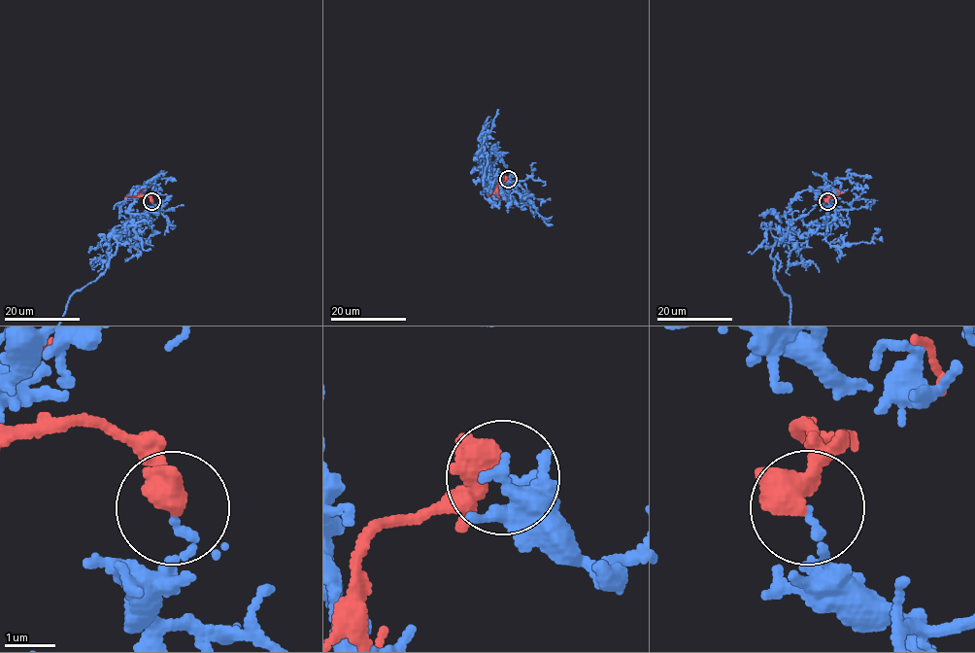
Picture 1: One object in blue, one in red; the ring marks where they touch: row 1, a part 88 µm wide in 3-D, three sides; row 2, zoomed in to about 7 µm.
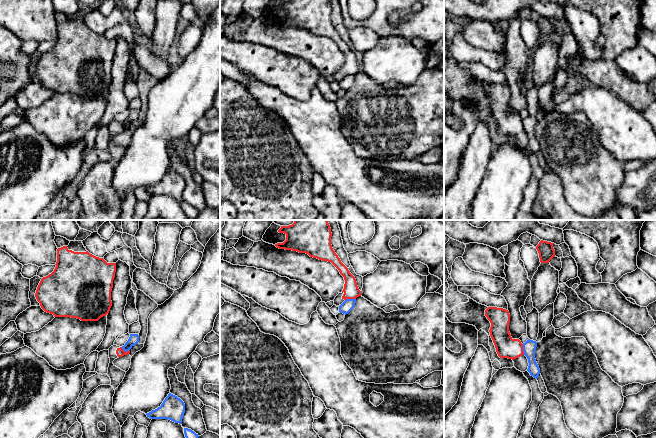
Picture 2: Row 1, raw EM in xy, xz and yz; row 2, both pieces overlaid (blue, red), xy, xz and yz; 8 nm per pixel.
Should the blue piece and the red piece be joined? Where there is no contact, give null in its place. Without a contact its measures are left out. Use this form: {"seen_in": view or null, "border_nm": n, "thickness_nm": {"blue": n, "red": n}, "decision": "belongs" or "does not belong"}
{"seen_in": "xz", "border_nm": 90, "thickness_nm": {"blue": 90, "red": 130}, "decision": "does not belong"}

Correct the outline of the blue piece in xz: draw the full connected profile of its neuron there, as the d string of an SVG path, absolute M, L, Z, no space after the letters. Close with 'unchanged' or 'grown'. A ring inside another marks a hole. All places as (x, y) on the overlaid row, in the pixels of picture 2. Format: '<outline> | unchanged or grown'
M346 299L340 306L339 312L343 314L348 314L355 306L356 299Z | unchanged

